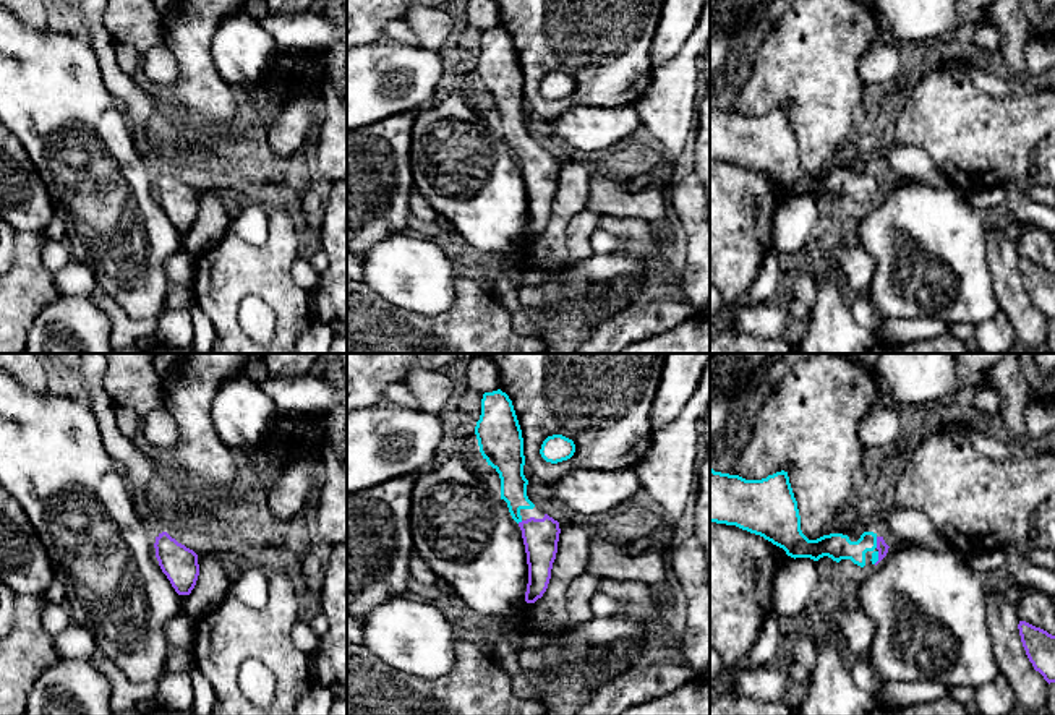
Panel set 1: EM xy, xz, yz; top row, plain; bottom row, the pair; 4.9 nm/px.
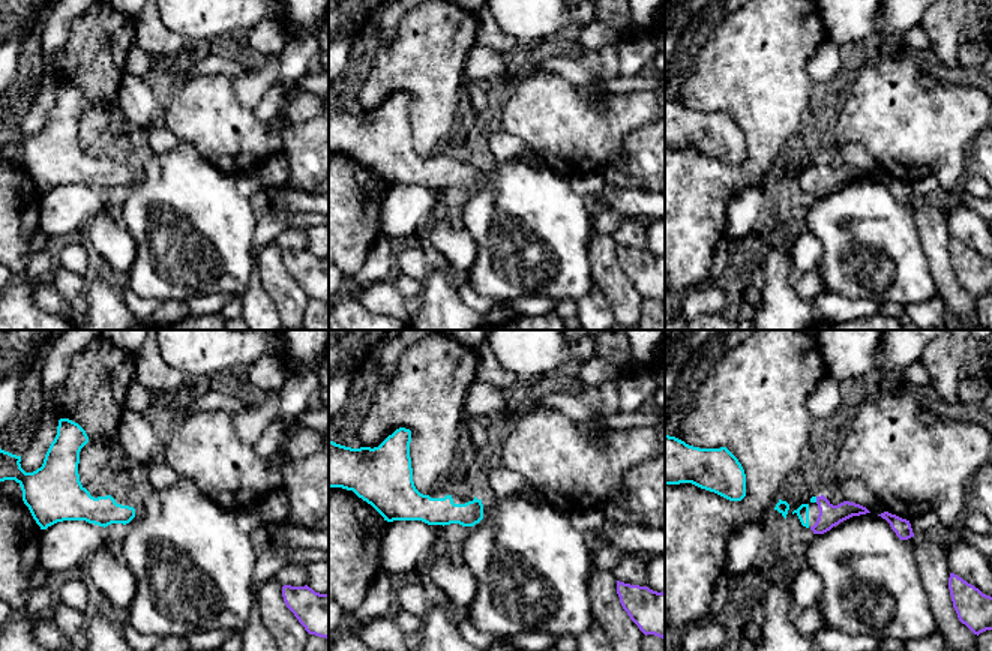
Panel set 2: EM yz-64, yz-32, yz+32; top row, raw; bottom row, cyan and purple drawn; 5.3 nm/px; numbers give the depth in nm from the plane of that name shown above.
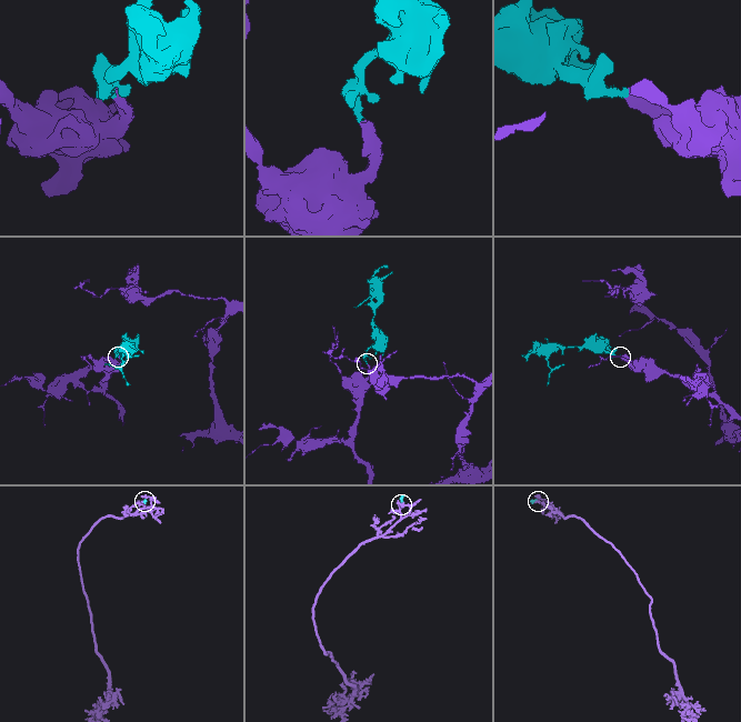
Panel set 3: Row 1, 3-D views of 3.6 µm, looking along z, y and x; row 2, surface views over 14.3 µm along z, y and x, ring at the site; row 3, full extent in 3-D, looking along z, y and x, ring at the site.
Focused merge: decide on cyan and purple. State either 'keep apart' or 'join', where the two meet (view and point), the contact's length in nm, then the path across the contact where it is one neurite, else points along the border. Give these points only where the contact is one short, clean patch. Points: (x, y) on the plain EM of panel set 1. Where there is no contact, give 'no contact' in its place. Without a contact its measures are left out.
join | yz (877, 195) | 70 nm | across yz (838, 184), (871, 185), (877, 195), (882, 184)

